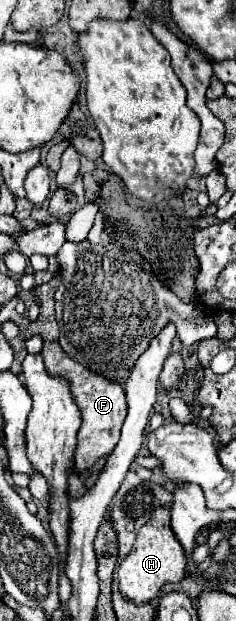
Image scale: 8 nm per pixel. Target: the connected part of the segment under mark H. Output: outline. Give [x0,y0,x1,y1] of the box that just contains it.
[117,507,185,603]

